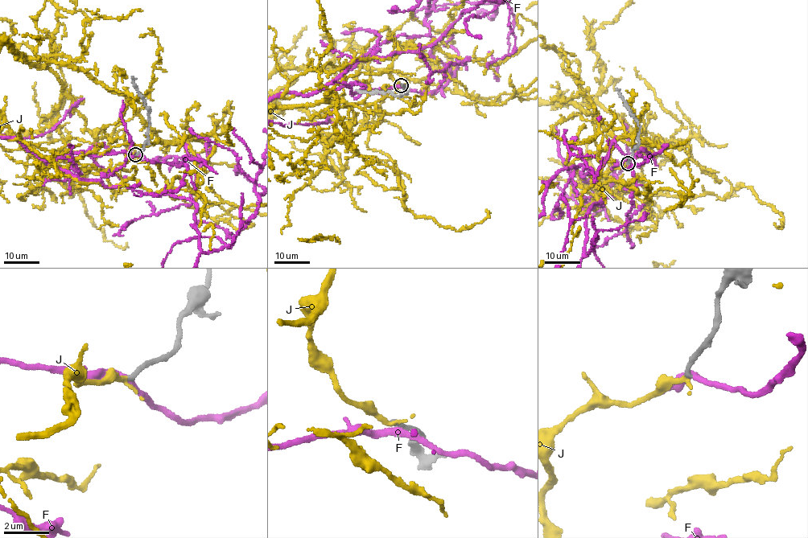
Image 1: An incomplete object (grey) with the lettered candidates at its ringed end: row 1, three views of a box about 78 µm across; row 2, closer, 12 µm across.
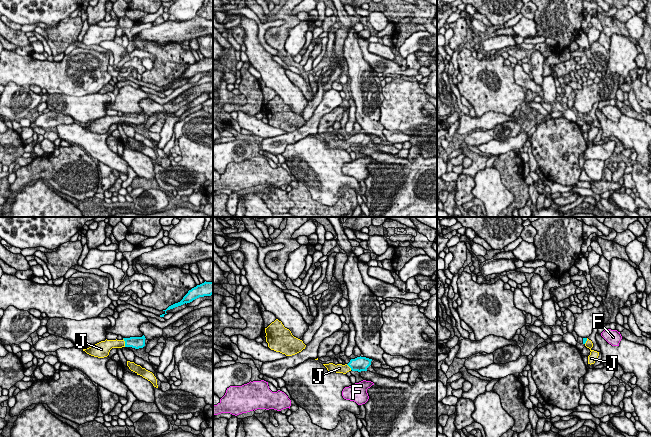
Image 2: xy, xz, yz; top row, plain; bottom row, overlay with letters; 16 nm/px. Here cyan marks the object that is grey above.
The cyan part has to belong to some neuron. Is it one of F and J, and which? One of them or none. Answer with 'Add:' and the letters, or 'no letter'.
Add: J

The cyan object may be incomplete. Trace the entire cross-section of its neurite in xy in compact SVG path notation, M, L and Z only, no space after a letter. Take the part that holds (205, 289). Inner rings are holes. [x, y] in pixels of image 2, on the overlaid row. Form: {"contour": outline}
{"contour": "M204 282L200 285L197 285L196 287L192 288L188 291L188 293L183 297L183 299L175 303L171 306L169 306L166 310L163 310L166 313L167 310L173 309L175 307L181 306L183 304L187 304L192 302L193 300L204 297L204 296L211 296L213 294L213 282Z"}

